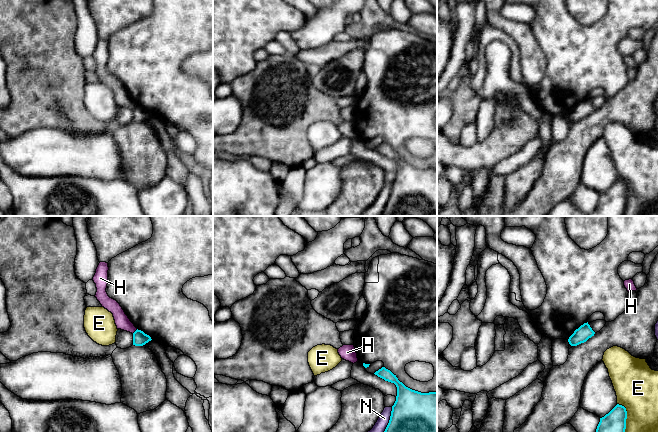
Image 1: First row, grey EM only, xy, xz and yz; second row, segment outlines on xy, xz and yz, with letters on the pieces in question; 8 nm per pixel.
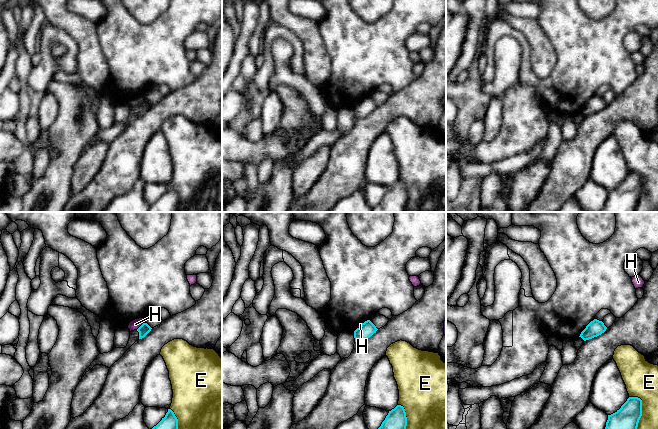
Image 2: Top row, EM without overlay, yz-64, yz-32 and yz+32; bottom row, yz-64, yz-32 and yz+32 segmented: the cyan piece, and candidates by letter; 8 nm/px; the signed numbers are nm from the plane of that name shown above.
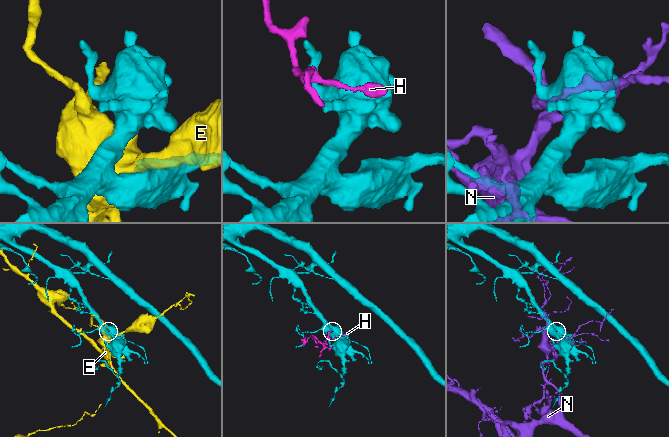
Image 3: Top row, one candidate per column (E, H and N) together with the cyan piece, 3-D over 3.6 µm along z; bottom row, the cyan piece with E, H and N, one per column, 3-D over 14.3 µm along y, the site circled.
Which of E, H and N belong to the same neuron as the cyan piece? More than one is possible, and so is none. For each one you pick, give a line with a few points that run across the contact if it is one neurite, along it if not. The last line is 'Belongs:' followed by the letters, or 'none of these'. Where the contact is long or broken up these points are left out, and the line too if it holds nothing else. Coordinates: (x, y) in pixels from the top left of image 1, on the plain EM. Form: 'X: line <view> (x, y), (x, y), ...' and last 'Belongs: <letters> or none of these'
Belongs: none of these

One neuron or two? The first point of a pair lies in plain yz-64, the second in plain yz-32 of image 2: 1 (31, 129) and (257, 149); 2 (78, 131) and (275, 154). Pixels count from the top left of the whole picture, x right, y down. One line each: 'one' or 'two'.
1: two
2: two

